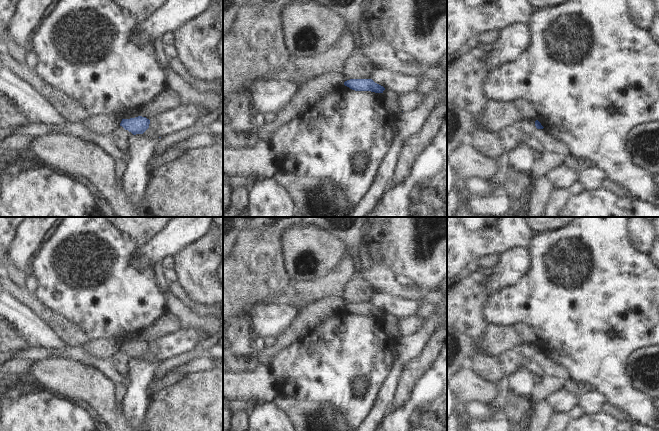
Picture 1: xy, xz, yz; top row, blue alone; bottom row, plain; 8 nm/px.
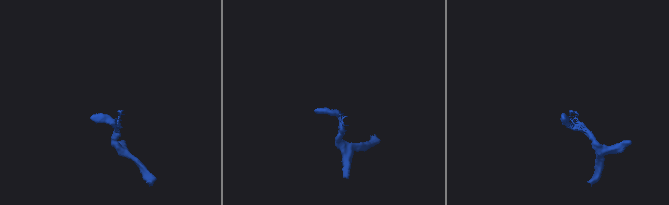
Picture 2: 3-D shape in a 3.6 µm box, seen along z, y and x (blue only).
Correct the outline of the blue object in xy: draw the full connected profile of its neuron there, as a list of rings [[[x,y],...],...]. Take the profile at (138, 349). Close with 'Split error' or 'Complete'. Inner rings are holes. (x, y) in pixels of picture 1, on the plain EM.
[[[138,340],[130,343],[122,343],[120,350],[128,354],[133,359],[143,358],[149,352],[150,344],[146,341]]]. Complete

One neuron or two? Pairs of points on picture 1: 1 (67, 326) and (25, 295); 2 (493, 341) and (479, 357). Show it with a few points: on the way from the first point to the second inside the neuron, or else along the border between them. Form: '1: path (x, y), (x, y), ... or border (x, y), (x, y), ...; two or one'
1: path (57, 322), (44, 314), (35, 305); one
2: border (484, 335), (483, 350), (498, 356); two

